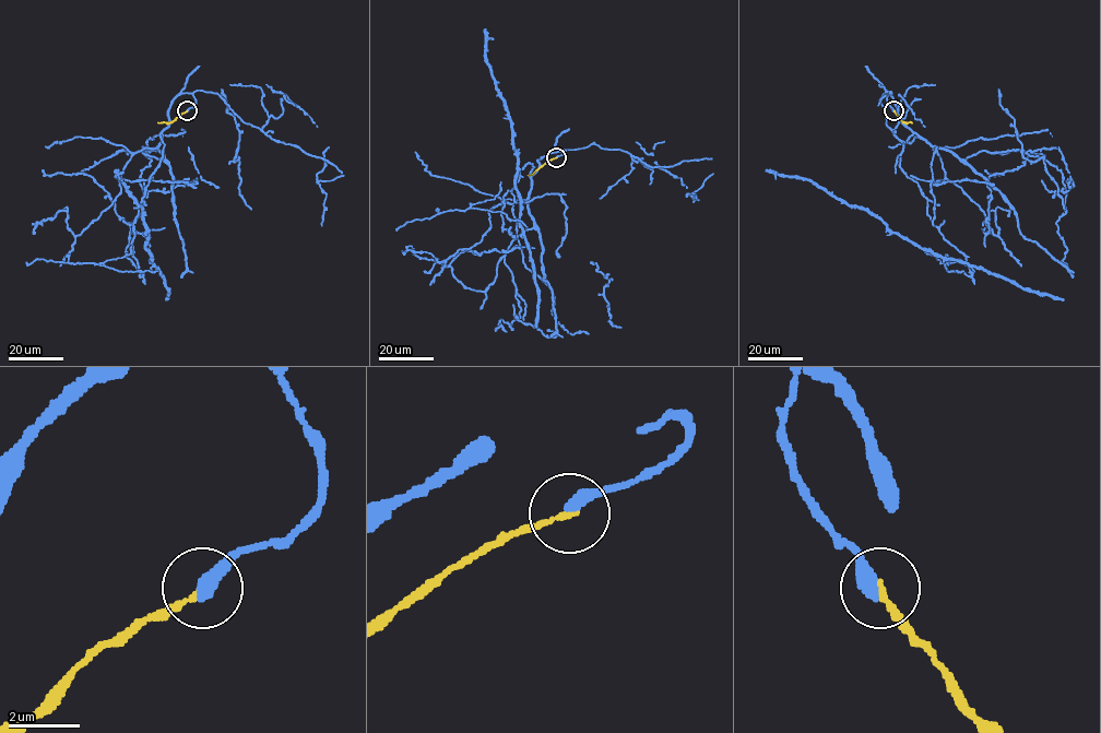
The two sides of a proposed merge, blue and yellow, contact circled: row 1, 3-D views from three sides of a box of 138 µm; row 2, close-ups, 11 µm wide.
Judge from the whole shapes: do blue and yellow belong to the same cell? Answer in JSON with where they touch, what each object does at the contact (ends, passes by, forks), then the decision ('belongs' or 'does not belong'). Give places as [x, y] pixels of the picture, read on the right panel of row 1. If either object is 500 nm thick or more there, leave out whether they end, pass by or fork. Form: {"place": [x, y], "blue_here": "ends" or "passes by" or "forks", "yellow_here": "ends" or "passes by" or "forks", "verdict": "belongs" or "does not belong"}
{"place": [894, 110], "blue_here": "ends", "yellow_here": "ends", "verdict": "belongs"}

